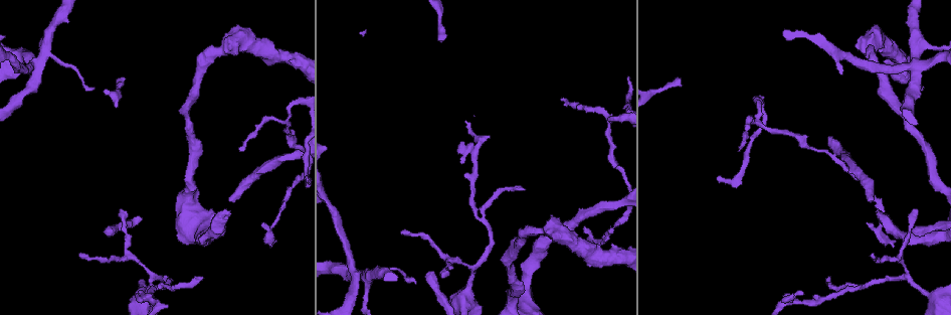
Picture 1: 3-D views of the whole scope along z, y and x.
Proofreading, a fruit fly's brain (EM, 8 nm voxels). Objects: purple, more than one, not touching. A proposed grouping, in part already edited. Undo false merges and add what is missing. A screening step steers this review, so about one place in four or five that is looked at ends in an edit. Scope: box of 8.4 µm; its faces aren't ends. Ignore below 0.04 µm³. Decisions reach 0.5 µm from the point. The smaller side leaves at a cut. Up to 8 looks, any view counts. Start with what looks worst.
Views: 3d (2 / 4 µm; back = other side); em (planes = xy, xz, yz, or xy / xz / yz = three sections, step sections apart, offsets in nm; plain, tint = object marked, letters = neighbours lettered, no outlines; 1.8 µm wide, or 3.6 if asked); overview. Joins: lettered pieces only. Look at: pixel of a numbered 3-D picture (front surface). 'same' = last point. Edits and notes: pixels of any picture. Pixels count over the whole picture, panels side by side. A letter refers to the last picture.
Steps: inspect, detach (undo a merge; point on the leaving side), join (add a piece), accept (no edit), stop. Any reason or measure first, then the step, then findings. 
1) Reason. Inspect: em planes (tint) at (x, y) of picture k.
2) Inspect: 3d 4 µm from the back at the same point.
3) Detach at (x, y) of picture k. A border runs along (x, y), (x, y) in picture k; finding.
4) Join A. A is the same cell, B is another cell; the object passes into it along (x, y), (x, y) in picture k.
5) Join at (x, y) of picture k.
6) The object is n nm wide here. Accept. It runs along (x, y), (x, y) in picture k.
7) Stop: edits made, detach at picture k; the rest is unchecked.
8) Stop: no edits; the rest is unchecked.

Branch stops here. Inspect: em planes (letters) at (871, 200) of picture 1.

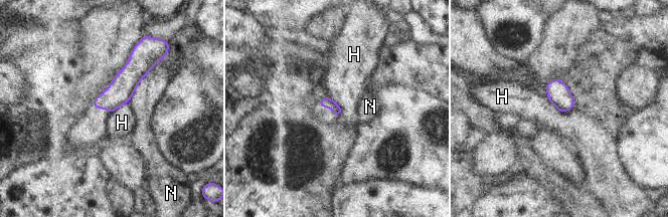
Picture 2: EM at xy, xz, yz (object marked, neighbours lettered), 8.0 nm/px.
The longest contact is with N, 440 nm. Accept. H and N are other cells; it runs along (143, 57), (105, 100), (95, 103) in picture 2; none of them fits.

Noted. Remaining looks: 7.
Small branch off a trunk. Inspect: 3d 4 µm at (471, 269) of picture 1.

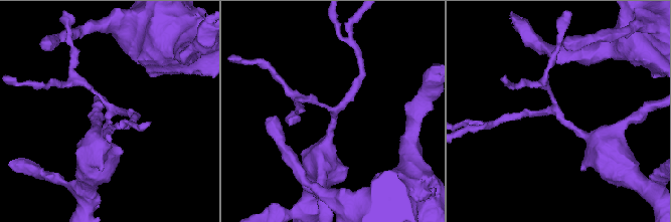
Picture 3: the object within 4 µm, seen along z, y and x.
3 arms meet here; shape alone is not enough. Inspect: em planes (plain) at (335, 115) of picture 3.

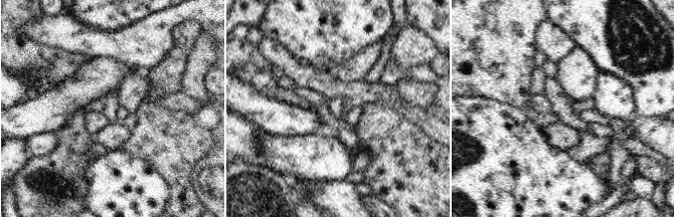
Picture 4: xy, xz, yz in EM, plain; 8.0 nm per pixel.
Inspect: em planes (letters) at the same point.

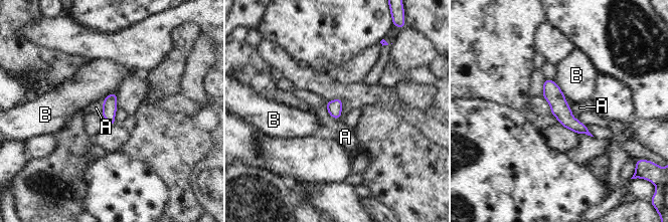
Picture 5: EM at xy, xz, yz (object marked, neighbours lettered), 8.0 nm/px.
Accept. A and B are other cells; it runs along (546, 82), (560, 110), (585, 131) in picture 5; all the same cell.

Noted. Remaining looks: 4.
Abrupt turn. Inspect: 3d 4 µm at (297, 102) of picture 1.

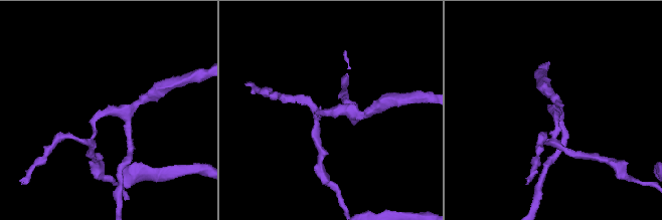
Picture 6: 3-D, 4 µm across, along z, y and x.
Need the tissue. Inspect: em xy step 16 (tint) at (103, 114) of picture 6.

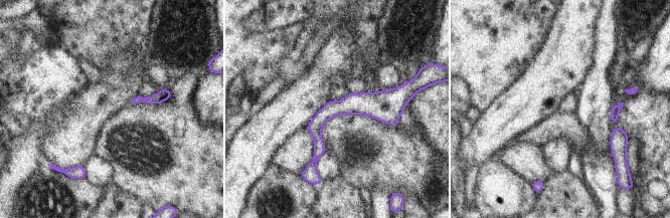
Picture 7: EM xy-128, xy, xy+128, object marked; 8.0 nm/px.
Cut it another way. Inspect: em planes (letters) at the same point.

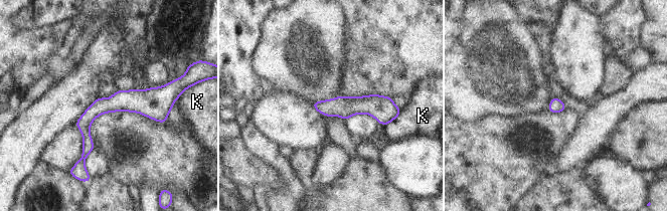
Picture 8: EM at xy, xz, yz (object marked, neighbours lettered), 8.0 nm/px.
The object is 110 nm wide here; the longest contact is with K, 170 nm. Accept. K is another cell; continuous, no second cell.

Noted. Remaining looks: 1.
Stop: no edits; the rest is unchecked.

